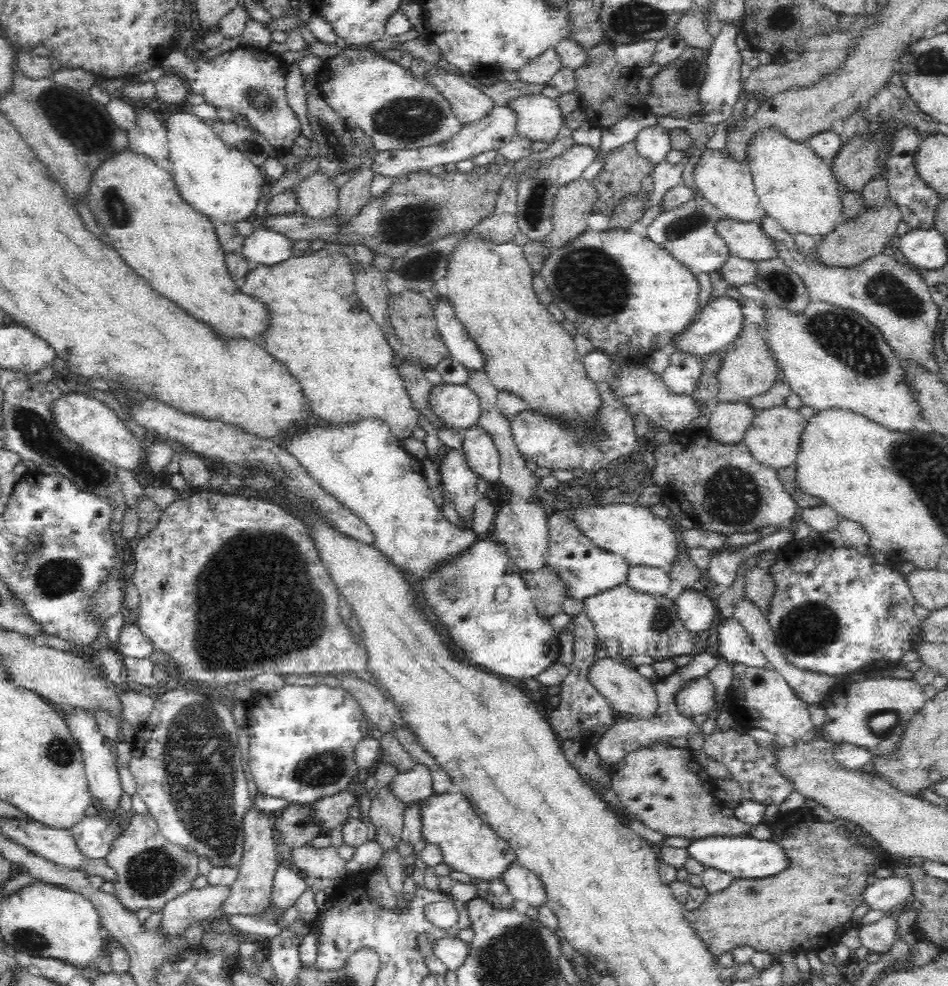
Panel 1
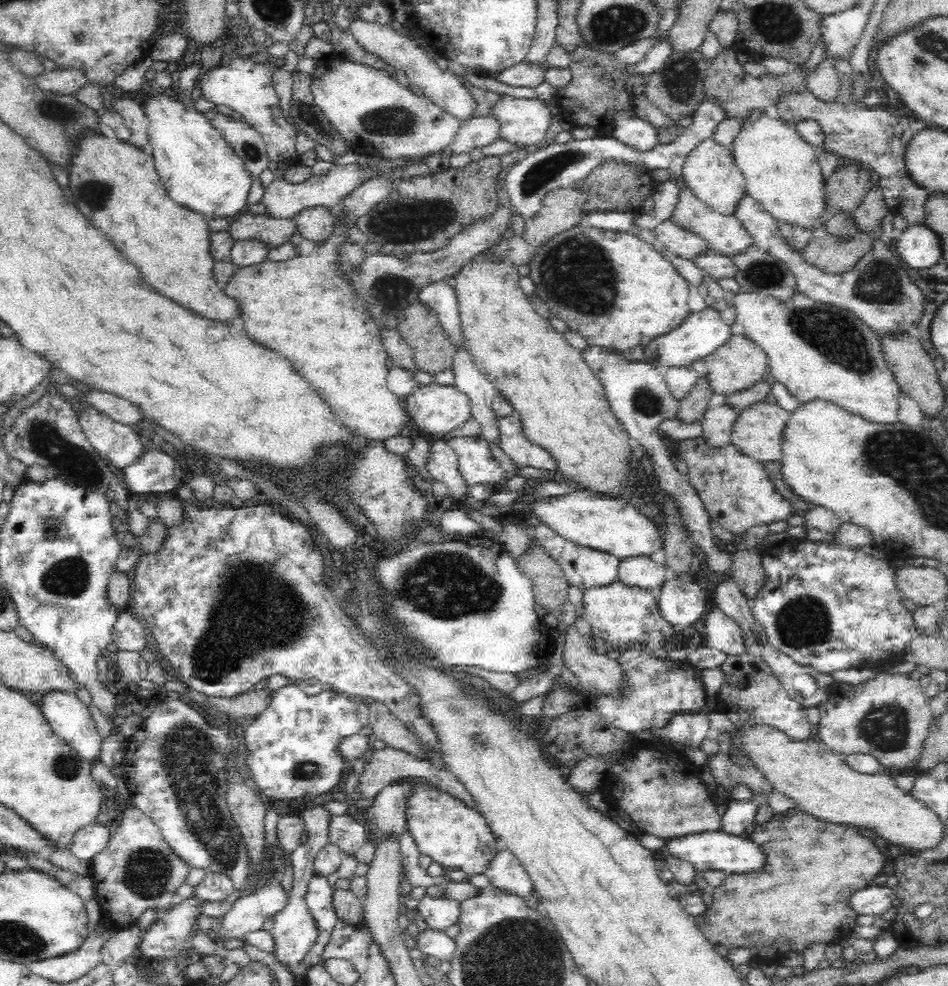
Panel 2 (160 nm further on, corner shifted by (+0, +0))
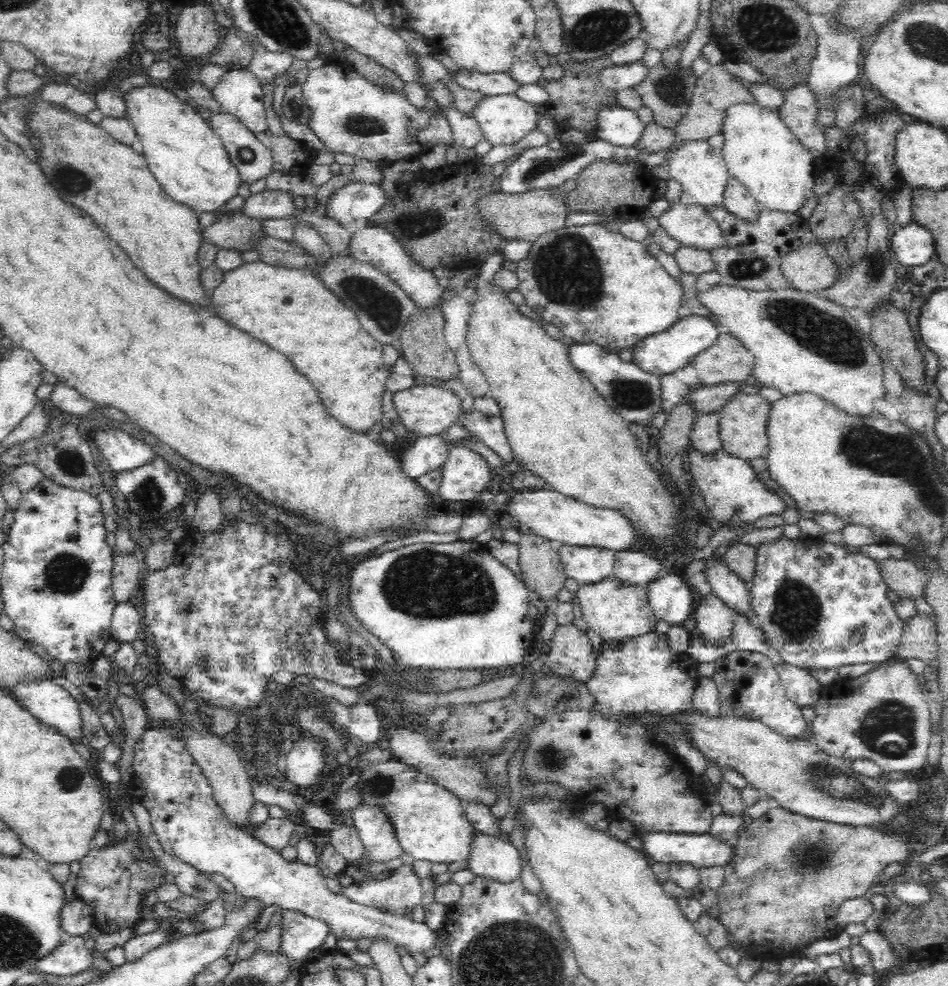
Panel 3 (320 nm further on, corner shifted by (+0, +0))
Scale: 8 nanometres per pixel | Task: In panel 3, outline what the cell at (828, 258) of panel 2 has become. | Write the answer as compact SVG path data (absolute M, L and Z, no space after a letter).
M810 243L782 257L780 269L793 288L815 293L827 289L838 278L838 263L824 247Z

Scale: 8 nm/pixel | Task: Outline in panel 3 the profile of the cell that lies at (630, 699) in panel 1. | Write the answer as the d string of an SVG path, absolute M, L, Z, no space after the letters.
M573 624L558 625L549 644L549 656L547 666L552 674L560 677L569 677L578 682L586 683L592 680L598 670L597 654L592 652L592 645L586 633Z

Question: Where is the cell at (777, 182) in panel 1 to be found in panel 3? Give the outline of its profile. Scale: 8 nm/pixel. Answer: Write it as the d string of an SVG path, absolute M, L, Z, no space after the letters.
M758 102L737 104L726 112L726 122L721 131L724 133L722 156L729 174L748 189L756 203L761 203L768 210L798 215L798 210L804 208L806 200L814 196L814 186L819 174L816 172L816 157L800 143L800 139L792 133L777 112L763 107Z

